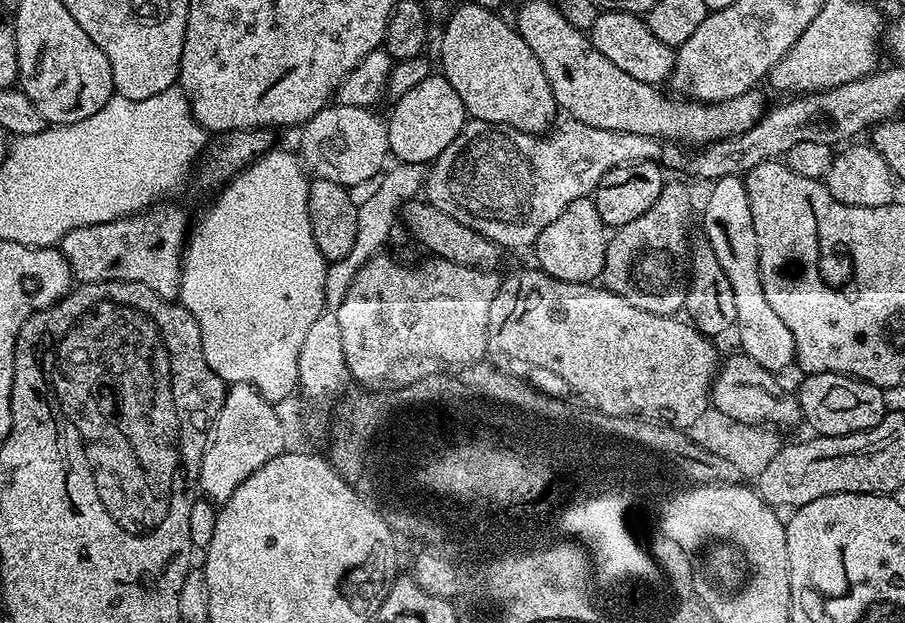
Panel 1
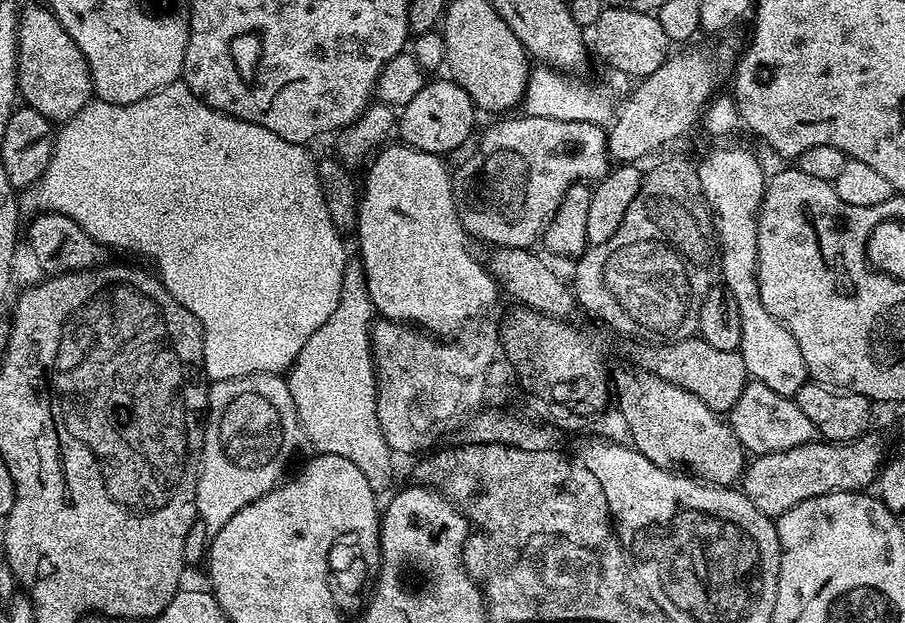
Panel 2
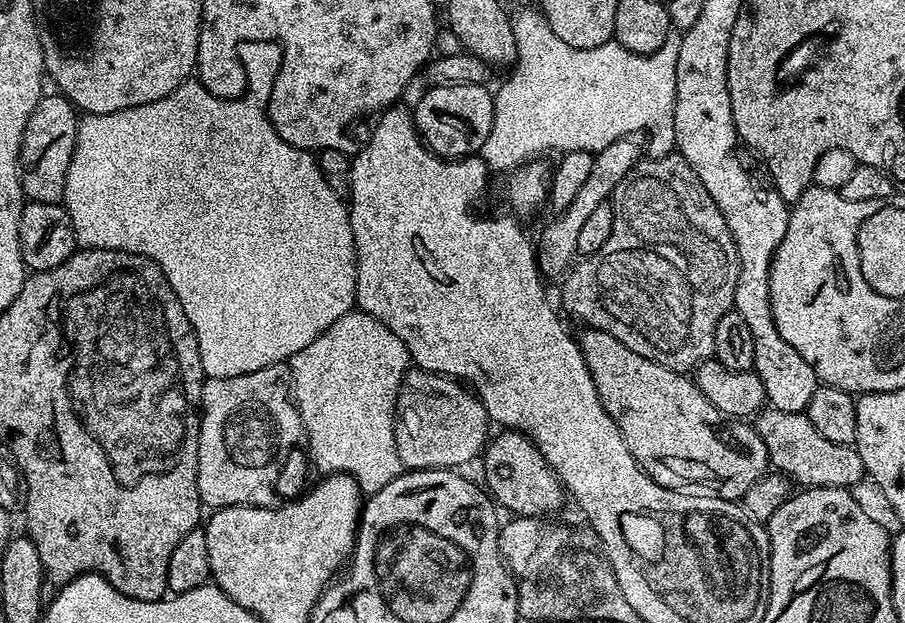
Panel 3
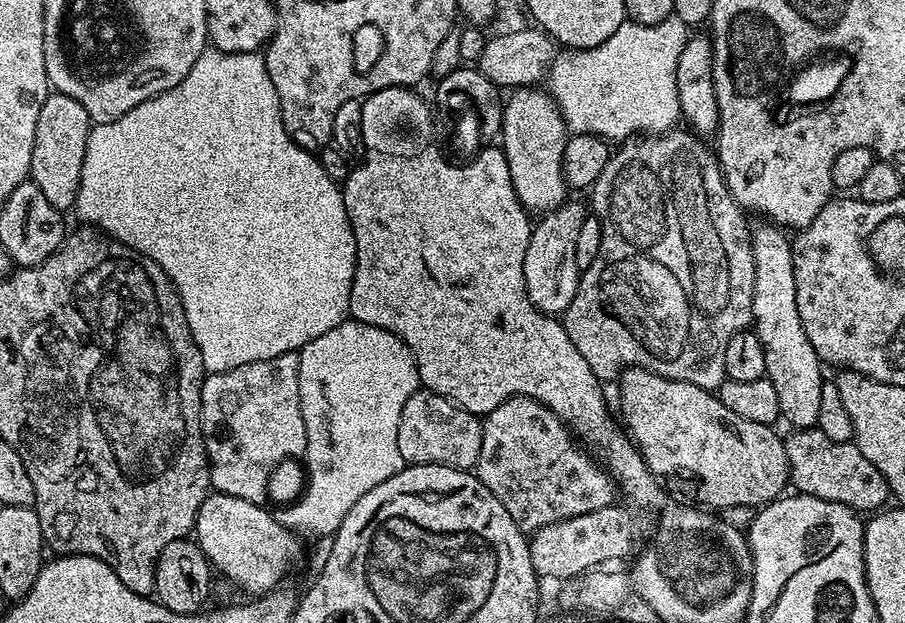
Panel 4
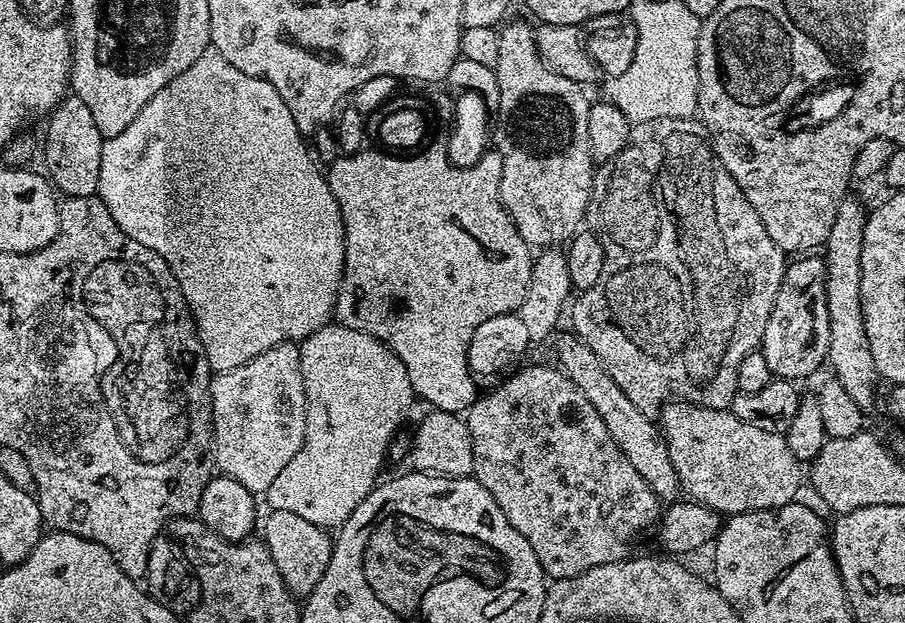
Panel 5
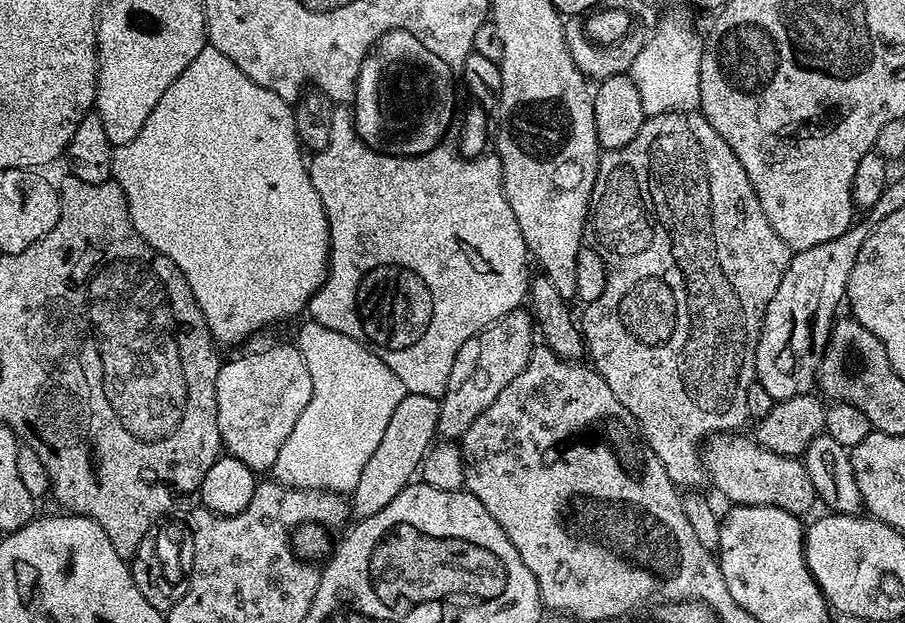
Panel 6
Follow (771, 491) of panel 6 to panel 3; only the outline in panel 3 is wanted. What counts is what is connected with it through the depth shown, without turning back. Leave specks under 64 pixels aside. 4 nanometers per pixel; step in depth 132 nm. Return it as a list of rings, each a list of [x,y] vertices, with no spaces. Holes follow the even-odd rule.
[[[585,327],[584,333],[579,333],[578,343],[586,366],[590,370],[590,374],[594,378],[594,386],[598,390],[598,398],[602,402],[602,406],[610,414],[610,418],[614,418],[614,422],[618,426],[618,430],[622,434],[622,438],[626,442],[626,446],[630,450],[630,454],[640,467],[647,472],[648,476],[654,482],[658,482],[664,488],[674,488],[677,490],[697,489],[707,490],[709,493],[715,494],[723,498],[723,500],[739,501],[745,494],[746,490],[750,490],[750,486],[754,486],[754,482],[758,482],[769,471],[768,451],[762,442],[762,438],[755,430],[751,423],[745,422],[740,418],[729,418],[721,414],[709,400],[702,394],[702,390],[698,390],[695,379],[689,378],[683,372],[675,372],[666,366],[662,366],[658,362],[654,362],[650,358],[646,358],[642,354],[638,354],[634,350],[630,350],[630,346],[626,346],[622,342],[618,342],[618,338],[614,338],[614,334],[606,334],[597,328]]]

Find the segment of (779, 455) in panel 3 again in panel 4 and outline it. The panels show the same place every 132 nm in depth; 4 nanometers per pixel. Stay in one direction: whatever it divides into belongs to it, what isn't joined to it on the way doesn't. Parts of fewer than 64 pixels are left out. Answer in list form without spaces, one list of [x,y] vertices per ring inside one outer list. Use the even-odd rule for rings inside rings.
[[[817,427],[802,428],[791,434],[792,437],[784,440],[784,449],[790,484],[797,493],[842,502],[861,514],[875,513],[889,503],[886,478],[882,478],[878,466],[874,466],[874,462],[870,462],[870,458],[866,458],[855,443],[830,442],[830,438],[826,438],[826,434],[822,434]]]

